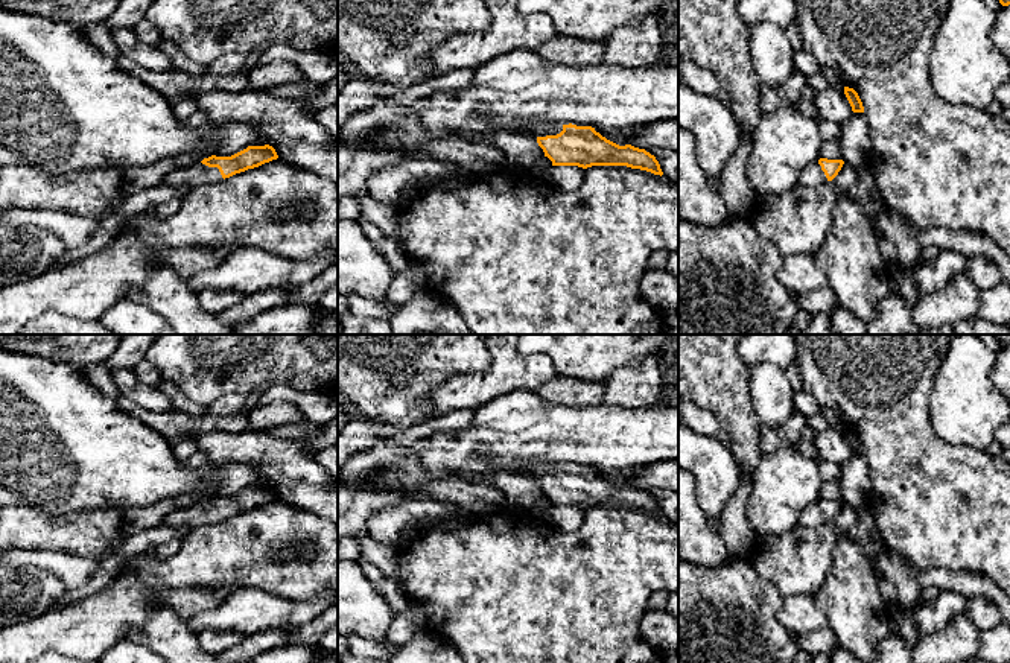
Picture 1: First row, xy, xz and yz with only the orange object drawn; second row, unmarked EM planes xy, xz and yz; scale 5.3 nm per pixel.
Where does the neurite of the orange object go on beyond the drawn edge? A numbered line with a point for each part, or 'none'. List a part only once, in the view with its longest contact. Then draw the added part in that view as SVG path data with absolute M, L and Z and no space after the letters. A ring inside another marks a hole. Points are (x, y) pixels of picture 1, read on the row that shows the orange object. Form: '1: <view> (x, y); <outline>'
1: xz (537, 130); M532 123L520 132L531 134L537 138L537 137L546 137L546 135L557 135L561 131L563 131L563 125Z

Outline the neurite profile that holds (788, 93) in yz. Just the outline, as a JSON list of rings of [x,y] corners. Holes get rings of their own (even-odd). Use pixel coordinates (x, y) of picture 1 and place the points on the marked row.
[[[797,68],[792,75],[777,87],[762,85],[762,113],[773,113],[777,108],[797,105],[802,99],[803,87],[806,85],[806,76]]]

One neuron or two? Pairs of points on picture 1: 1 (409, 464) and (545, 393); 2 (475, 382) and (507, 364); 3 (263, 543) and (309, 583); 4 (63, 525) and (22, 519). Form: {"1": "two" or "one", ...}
{"1": "two", "2": "one", "3": "one", "4": "one"}

